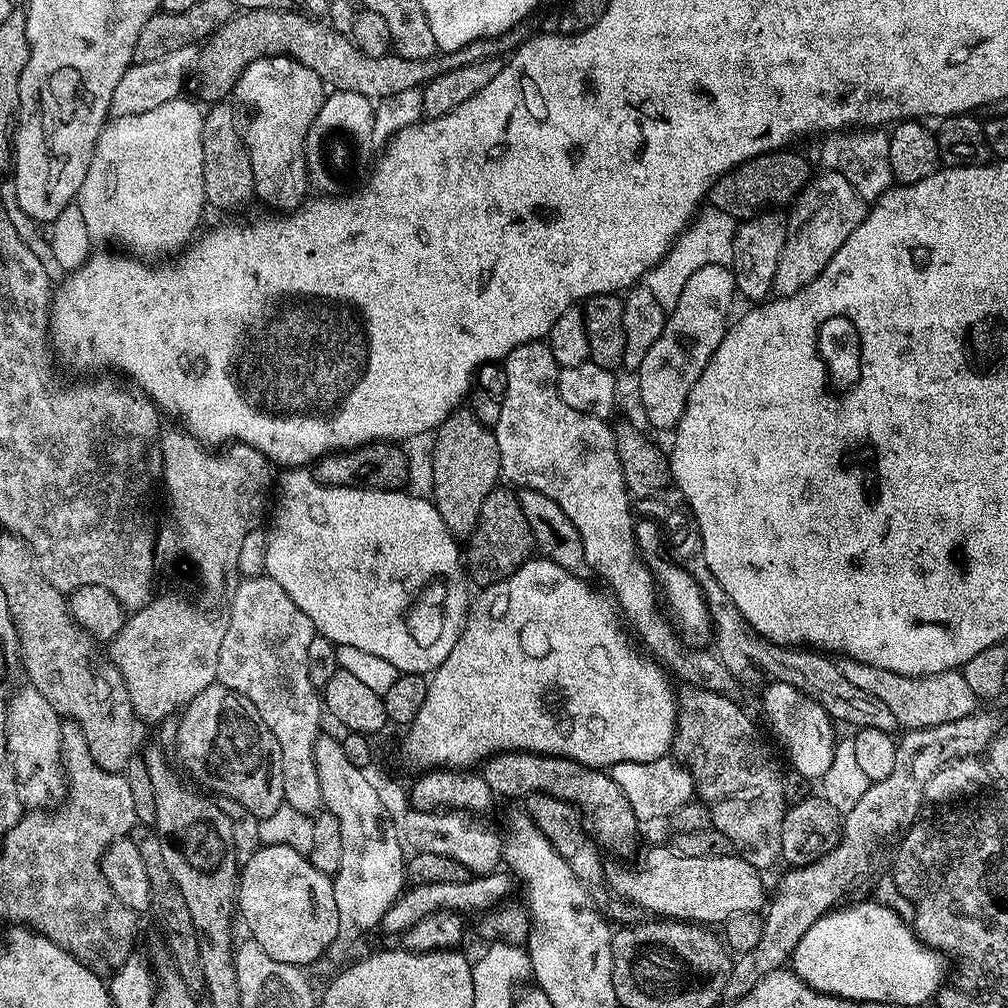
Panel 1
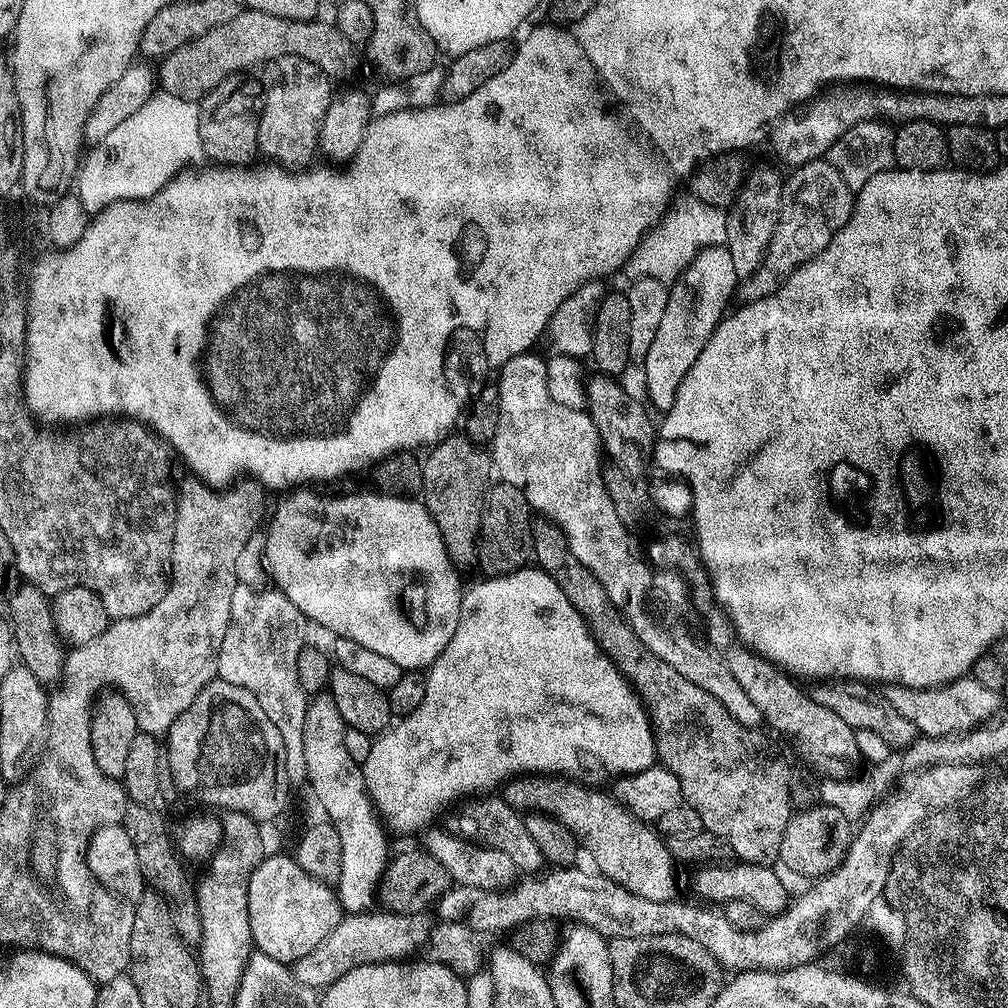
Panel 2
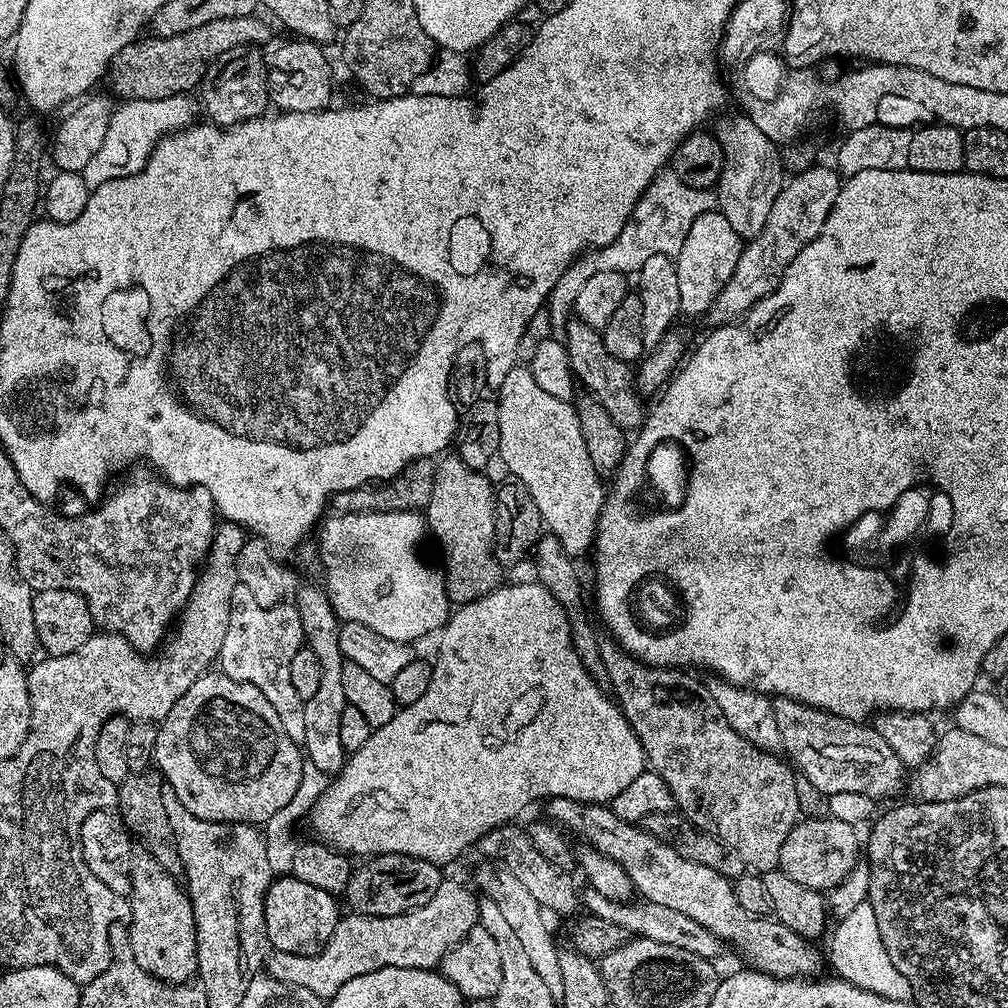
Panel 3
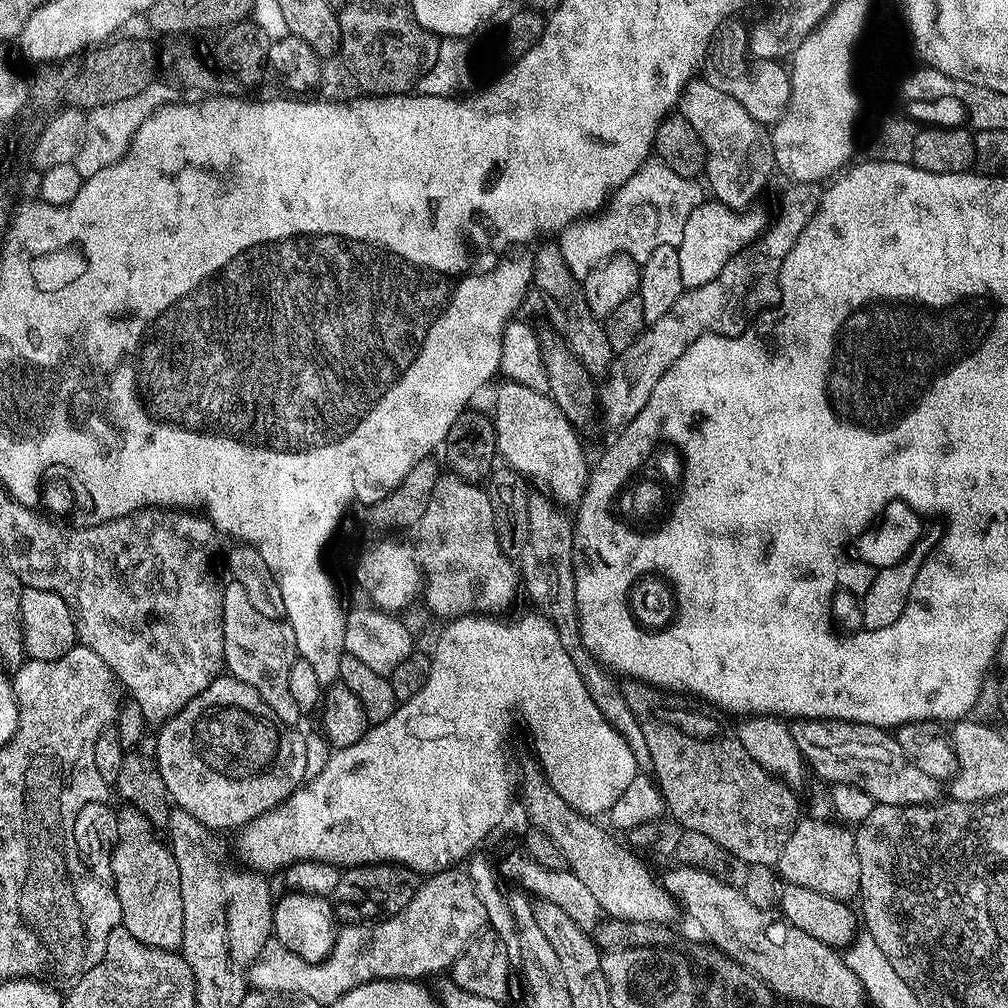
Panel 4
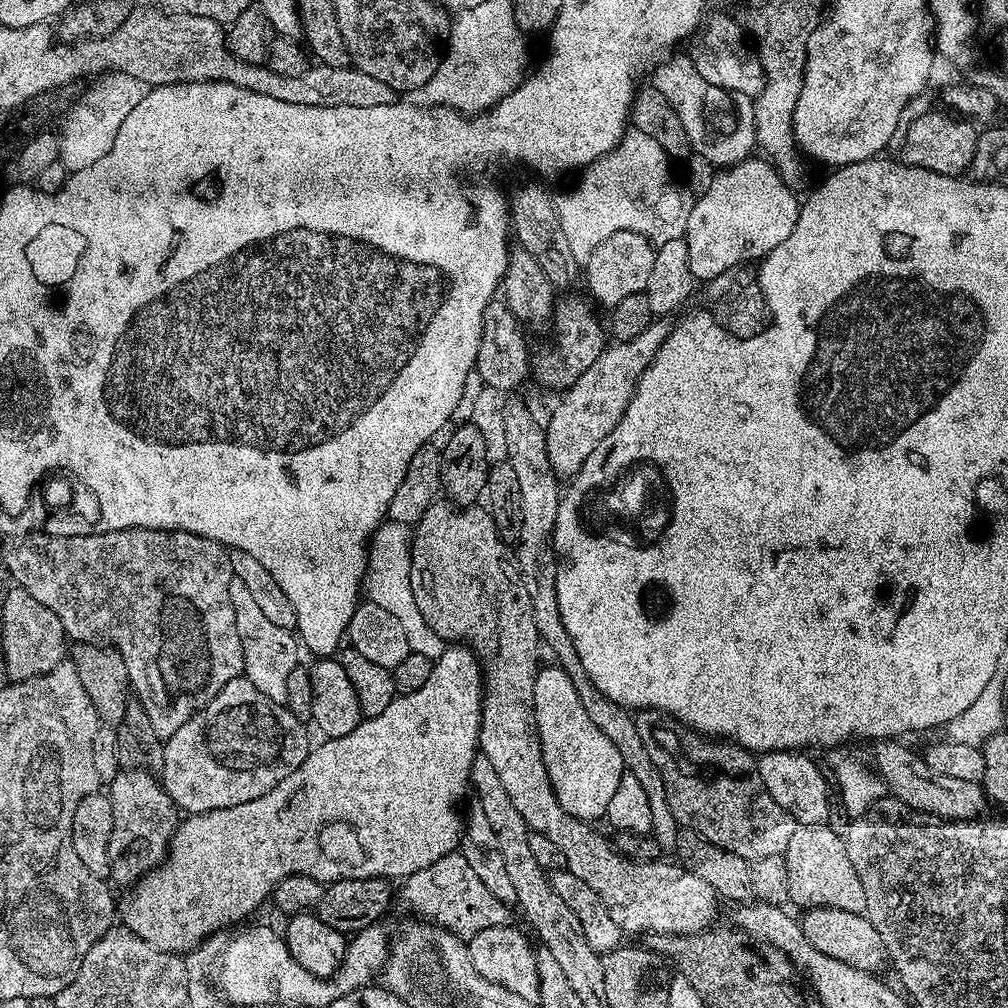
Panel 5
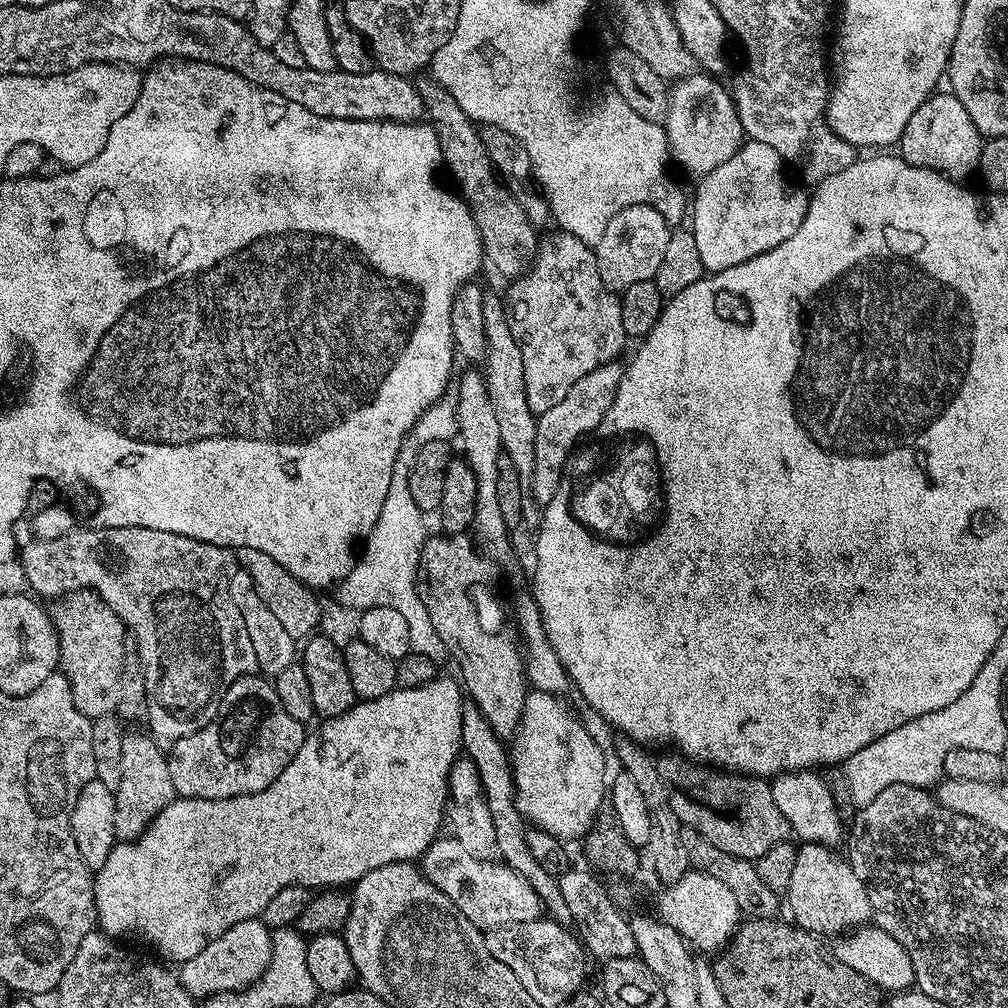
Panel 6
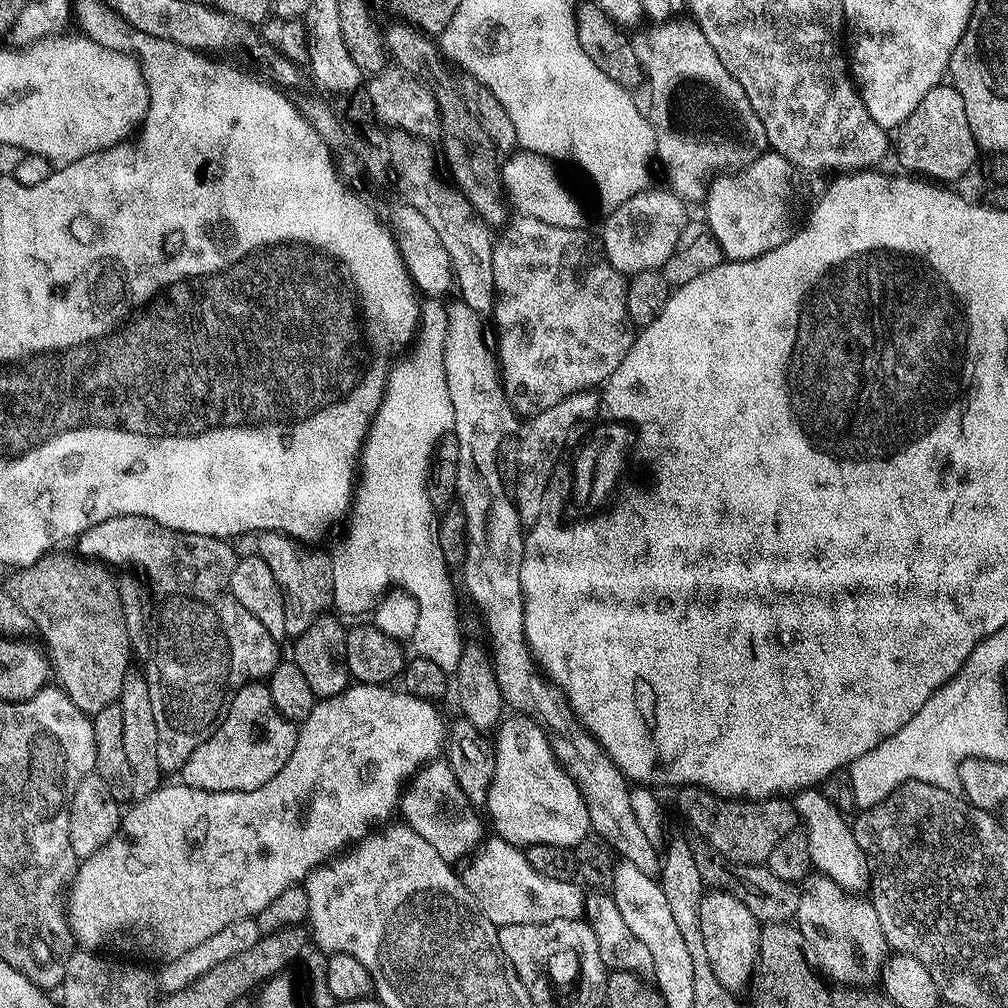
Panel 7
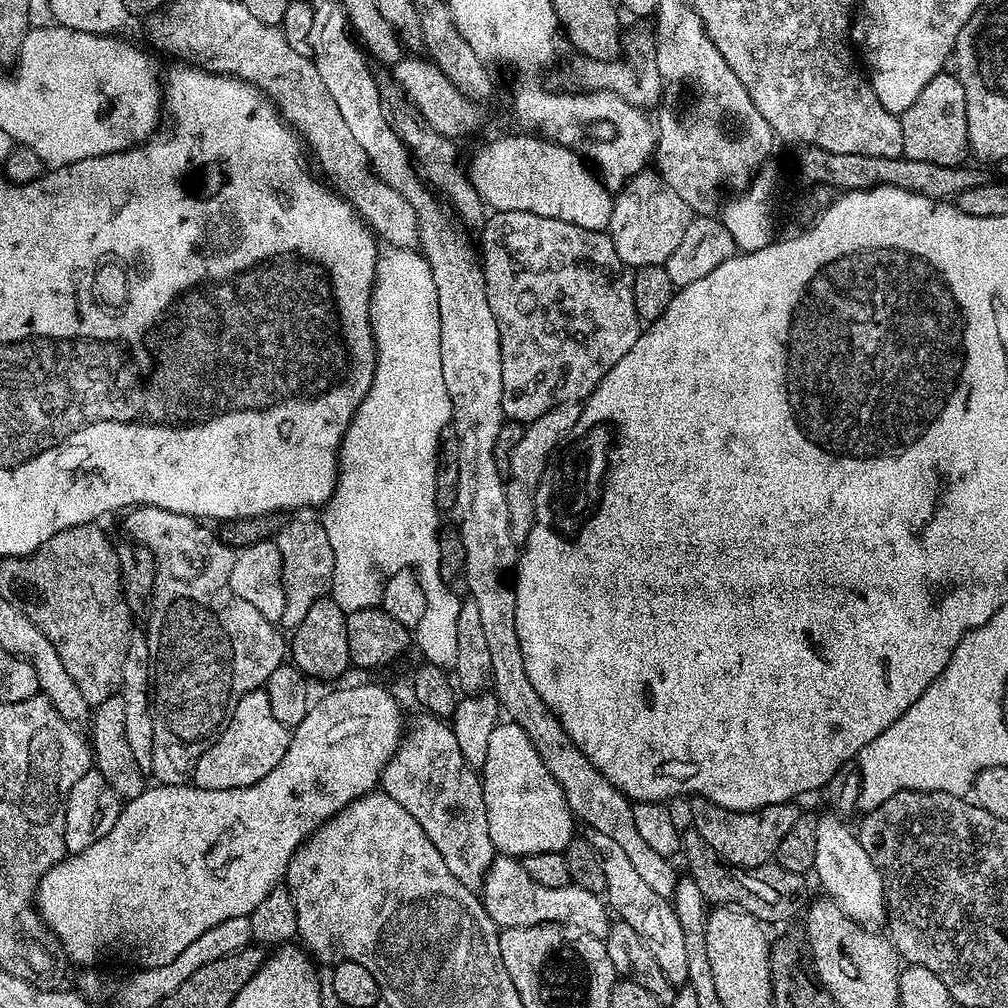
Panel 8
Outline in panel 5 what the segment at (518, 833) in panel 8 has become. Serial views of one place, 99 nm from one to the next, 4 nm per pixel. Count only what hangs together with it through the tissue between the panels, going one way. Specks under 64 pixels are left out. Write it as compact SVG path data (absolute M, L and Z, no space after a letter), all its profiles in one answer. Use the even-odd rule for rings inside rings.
M557 666L541 667L536 673L534 682L534 714L536 715L536 729L540 735L542 758L546 762L548 777L552 780L552 789L566 814L579 820L596 822L596 819L607 817L610 797L615 793L618 782L622 782L626 771L622 762L622 754L618 754L618 746L594 726L590 714L582 707L578 699L578 690L574 690L574 682L566 678L564 671Z

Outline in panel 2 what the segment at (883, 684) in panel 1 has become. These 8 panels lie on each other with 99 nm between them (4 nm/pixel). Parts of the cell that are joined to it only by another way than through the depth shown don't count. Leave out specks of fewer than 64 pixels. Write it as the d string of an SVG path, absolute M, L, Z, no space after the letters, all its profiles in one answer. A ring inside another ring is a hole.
M971 675L952 680L940 688L903 688L900 684L889 684L883 689L884 697L900 714L914 722L920 736L963 736L976 728L987 725L1000 708L1000 692L982 686Z

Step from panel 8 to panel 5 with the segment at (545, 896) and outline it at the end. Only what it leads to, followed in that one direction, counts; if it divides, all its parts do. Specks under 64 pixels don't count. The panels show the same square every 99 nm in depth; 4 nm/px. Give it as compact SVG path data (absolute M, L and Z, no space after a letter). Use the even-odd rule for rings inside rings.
M459 851L438 858L426 870L418 870L403 881L404 896L412 903L417 917L434 918L435 923L461 938L470 938L475 932L493 928L507 921L509 905L490 894L485 883L470 870L470 865Z

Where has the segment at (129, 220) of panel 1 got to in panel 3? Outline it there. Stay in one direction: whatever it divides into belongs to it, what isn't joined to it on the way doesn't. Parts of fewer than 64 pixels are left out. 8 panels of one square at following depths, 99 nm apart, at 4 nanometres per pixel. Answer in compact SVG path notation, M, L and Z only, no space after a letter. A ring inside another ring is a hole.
M191 95L171 96L157 100L123 101L124 117L115 121L109 131L106 143L100 147L95 160L85 166L82 173L89 189L102 186L102 182L110 182L114 178L126 178L138 174L146 166L150 154L156 148L156 142L170 132L179 132L188 127L198 116L198 104L192 101Z

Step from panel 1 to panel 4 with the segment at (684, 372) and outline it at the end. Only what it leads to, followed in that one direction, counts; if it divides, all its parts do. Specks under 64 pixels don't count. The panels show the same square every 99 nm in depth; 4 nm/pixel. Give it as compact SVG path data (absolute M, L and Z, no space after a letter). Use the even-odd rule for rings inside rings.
M712 198L701 202L686 218L686 230L682 230L682 242L676 245L678 267L682 269L682 282L685 289L701 288L720 273L722 266L730 262L734 254L760 239L765 227L766 216L752 210L737 210L728 208L719 200Z

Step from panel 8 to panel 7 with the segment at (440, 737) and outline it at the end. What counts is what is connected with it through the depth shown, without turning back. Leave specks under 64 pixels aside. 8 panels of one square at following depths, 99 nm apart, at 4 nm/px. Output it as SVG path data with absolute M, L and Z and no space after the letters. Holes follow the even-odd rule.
M436 762L431 763L413 779L405 789L400 808L402 812L404 810L403 821L407 827L413 828L418 835L426 838L426 842L430 842L430 846L434 846L434 850L438 850L444 860L457 862L462 856L467 857L481 843L482 830L450 768L439 768L438 765Z

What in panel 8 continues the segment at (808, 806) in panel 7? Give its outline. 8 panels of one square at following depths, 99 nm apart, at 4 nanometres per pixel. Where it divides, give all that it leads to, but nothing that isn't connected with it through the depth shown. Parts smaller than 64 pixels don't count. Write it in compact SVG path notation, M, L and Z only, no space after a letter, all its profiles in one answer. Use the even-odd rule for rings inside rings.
M831 814L821 815L816 822L818 842L814 846L814 876L820 879L830 899L852 920L865 926L880 926L886 920L884 883L880 872L862 850L859 835L847 828L845 821Z

